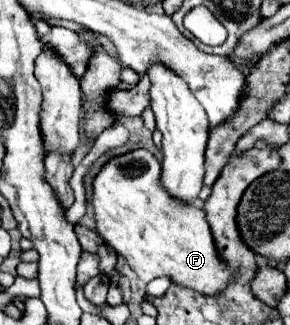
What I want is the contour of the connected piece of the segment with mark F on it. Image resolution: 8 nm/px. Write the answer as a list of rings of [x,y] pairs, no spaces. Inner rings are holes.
[[[136,149],[126,155],[114,157],[108,165],[102,167],[102,171],[94,179],[94,211],[96,211],[96,227],[102,239],[118,253],[122,255],[132,271],[144,281],[150,283],[156,277],[168,277],[174,285],[188,287],[192,291],[204,293],[204,295],[220,295],[232,281],[234,281],[234,269],[220,257],[216,243],[212,239],[210,225],[206,221],[206,211],[192,205],[192,203],[176,203],[164,187],[160,187],[160,163],[158,159],[146,151]]]

